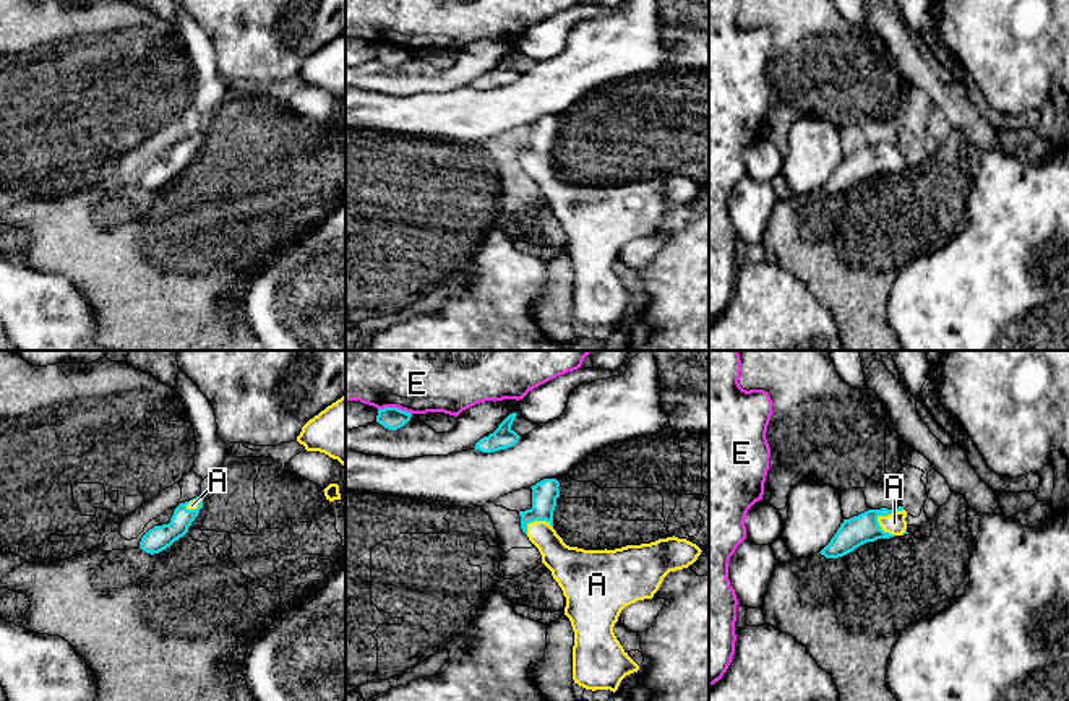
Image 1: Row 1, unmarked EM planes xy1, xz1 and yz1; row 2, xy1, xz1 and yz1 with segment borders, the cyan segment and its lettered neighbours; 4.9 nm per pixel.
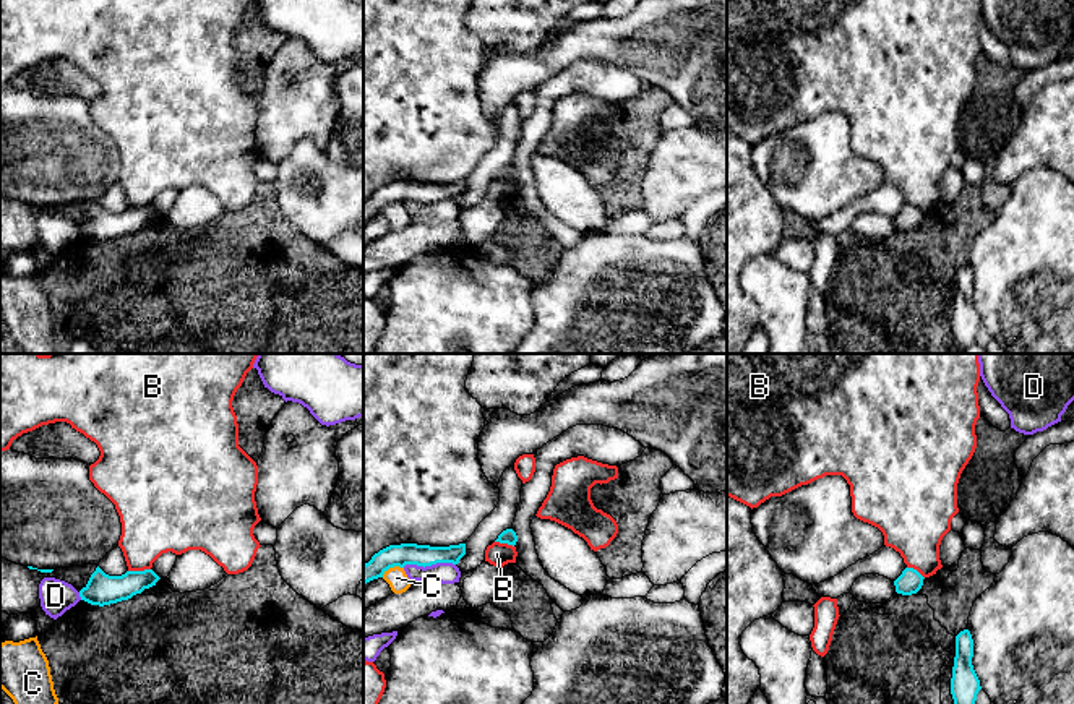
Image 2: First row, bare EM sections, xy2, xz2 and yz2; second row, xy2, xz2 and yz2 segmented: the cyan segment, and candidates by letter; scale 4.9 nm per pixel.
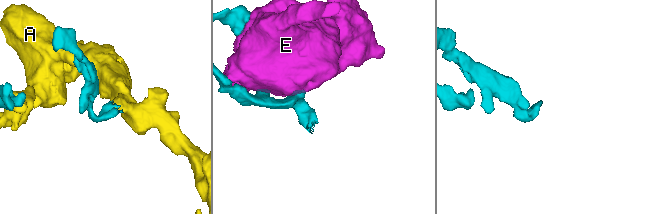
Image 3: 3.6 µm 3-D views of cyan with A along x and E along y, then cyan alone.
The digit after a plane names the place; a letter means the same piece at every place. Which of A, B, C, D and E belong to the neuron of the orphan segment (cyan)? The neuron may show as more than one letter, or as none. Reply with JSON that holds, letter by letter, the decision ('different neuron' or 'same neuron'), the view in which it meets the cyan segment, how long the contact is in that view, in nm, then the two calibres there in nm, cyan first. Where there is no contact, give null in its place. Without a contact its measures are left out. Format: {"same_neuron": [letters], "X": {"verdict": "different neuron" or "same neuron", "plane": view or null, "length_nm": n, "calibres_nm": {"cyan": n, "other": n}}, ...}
{"same_neuron": ["A"], "A": {"verdict": "same neuron", "plane": "yz1", "length_nm": 160, "calibres_nm": {"cyan": 140, "other": 110}}, "B": {"verdict": "different neuron", "plane": "xy2", "length_nm": 110, "calibres_nm": {"cyan": 160, "other": 300}}, "C": {"verdict": "different neuron", "plane": "xz2", "length_nm": 120, "calibres_nm": {"cyan": 110, "other": 100}}, "D": {"verdict": "different neuron", "plane": "xz2", "length_nm": 260, "calibres_nm": {"cyan": 110, "other": 110}}, "E": {"verdict": "different neuron", "plane": "xz1", "length_nm": 170, "calibres_nm": {"cyan": 110, "other": 260}}}

